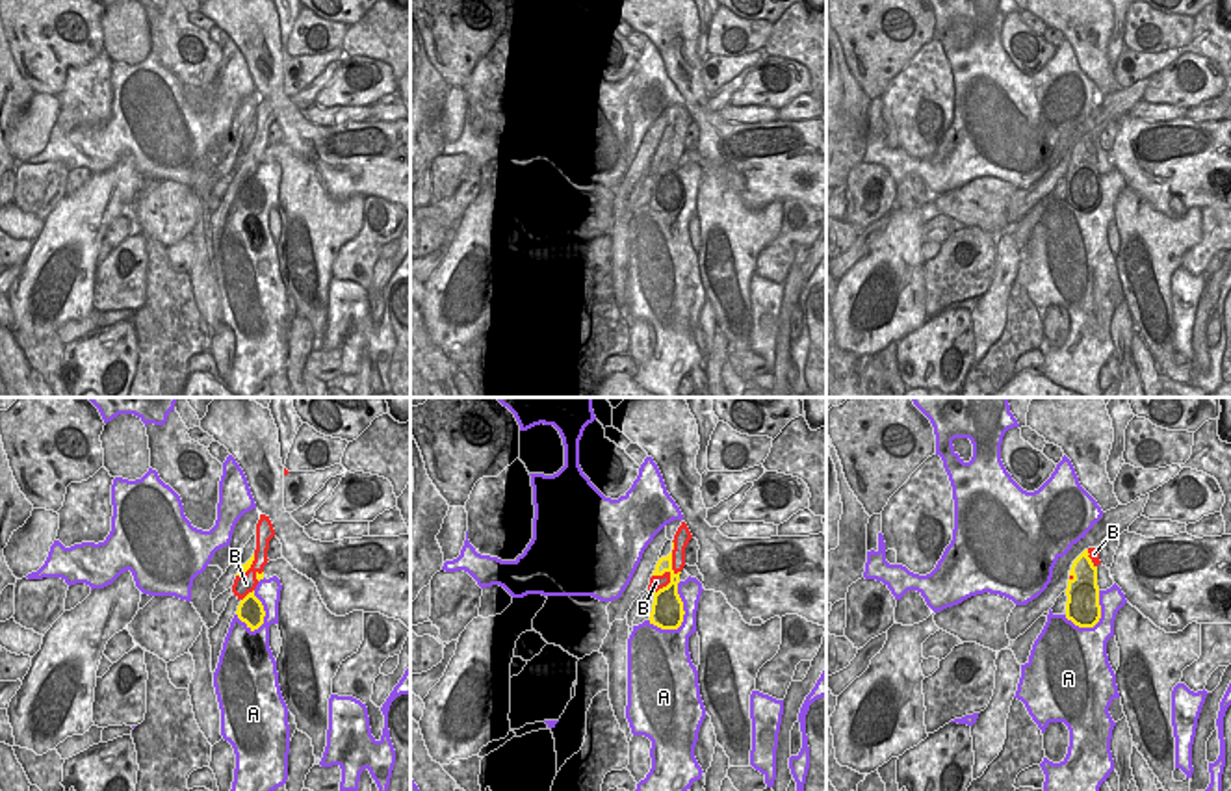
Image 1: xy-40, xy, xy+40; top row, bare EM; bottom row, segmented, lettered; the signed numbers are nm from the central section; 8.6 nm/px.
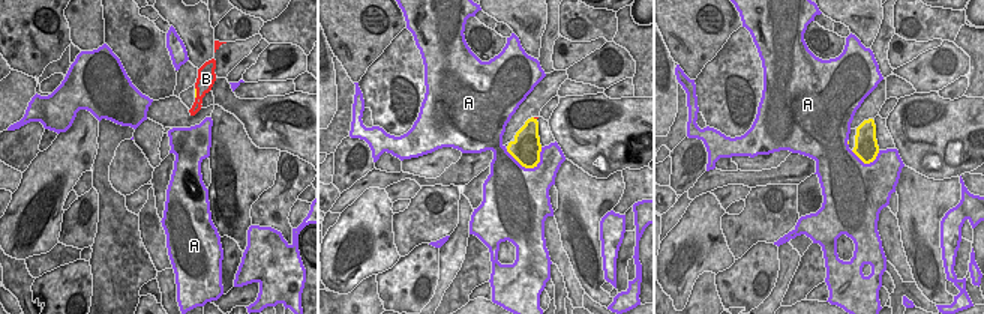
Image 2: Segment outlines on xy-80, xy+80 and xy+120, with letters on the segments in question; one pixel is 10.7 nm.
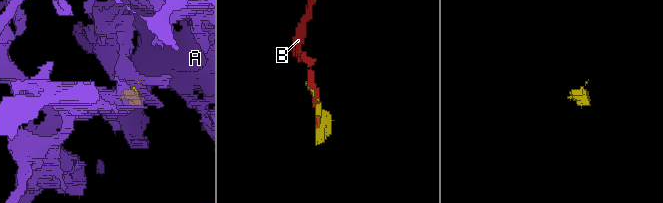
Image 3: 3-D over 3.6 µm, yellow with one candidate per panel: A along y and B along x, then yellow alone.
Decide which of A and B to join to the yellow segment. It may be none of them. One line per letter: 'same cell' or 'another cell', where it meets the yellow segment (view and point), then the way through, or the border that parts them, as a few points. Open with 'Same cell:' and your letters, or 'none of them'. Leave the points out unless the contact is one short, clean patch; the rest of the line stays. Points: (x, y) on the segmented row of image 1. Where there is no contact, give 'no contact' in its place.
Same cell: none of them
A: another cell; meets yellow in xy at (682, 619)
B: another cell; meets yellow in xy at (673, 570)

